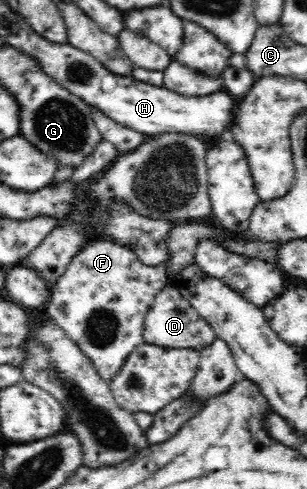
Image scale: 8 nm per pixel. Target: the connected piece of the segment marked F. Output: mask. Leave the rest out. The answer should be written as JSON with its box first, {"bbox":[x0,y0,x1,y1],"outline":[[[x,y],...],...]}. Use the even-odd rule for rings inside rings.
{"bbox":[42,239,167,384],"outline":[[[94,239],[72,258],[66,273],[50,285],[51,295],[42,311],[64,329],[108,384],[126,358],[145,343],[145,317],[157,293],[166,286],[167,277],[166,263],[146,265],[132,249]]]}

